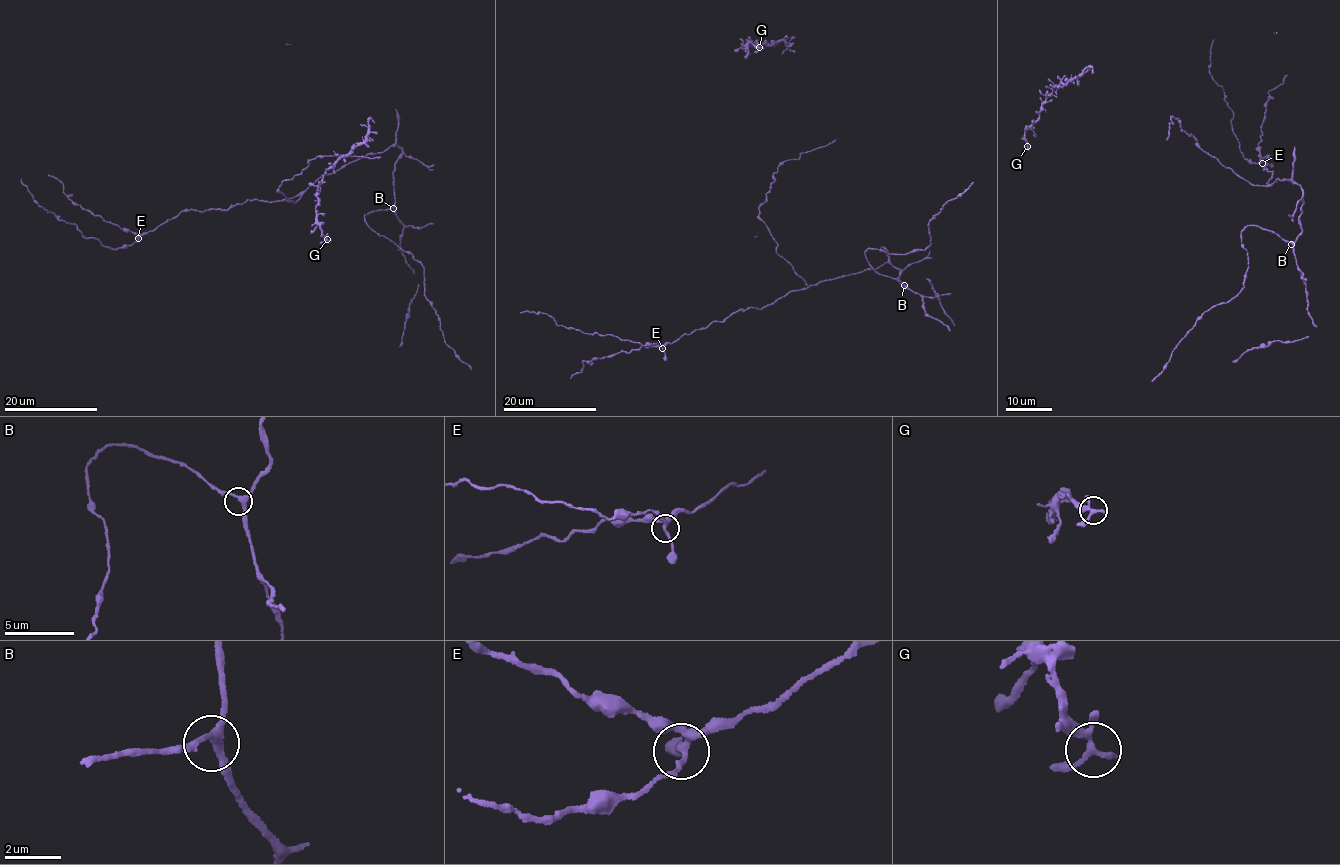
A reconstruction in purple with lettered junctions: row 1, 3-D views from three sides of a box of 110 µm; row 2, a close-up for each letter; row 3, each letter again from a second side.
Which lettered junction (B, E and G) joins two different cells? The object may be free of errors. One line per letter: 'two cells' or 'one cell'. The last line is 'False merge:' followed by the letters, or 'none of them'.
B: one cell
E: one cell
G: one cell
False merge: none of them

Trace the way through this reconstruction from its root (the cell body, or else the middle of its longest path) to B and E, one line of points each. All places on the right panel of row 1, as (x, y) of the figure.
B: (1255, 185), (1267, 186), (1279, 179), (1291, 180), (1301, 188), (1301, 233), (1291, 244)
E: (1255, 185), (1271, 185), (1266, 182), (1273, 171), (1263, 169), (1268, 164), (1267, 155), (1260, 160), (1262, 163)

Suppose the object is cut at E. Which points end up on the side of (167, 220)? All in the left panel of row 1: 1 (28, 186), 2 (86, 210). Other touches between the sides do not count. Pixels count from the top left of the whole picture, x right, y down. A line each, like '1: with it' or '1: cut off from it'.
1: cut off from it
2: with it

